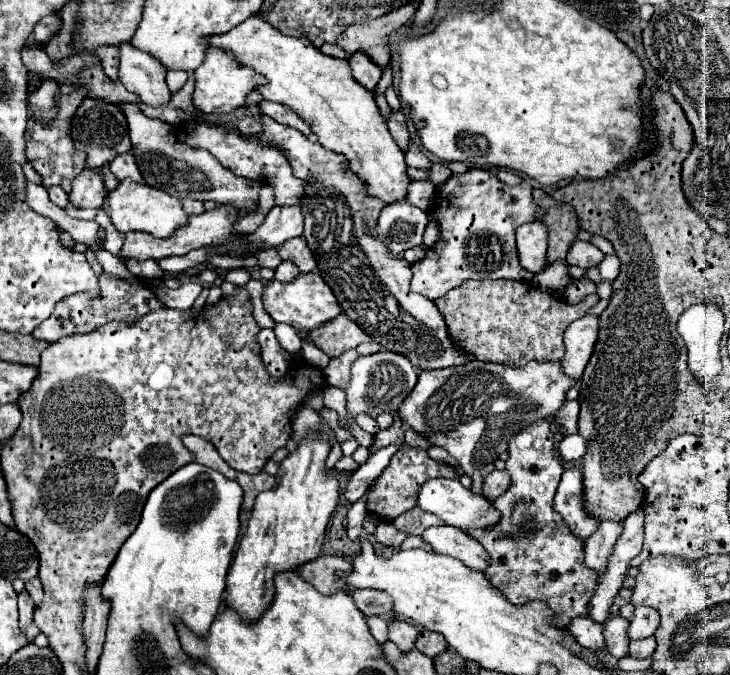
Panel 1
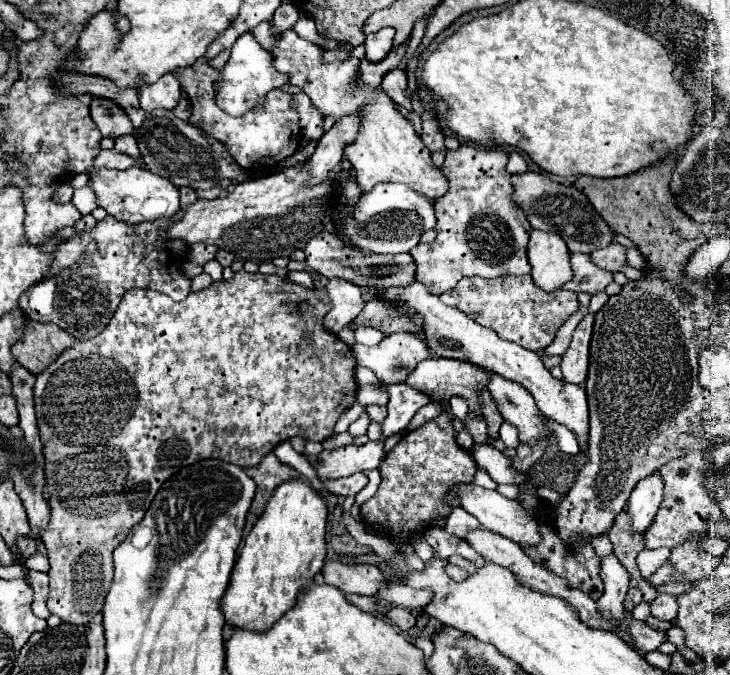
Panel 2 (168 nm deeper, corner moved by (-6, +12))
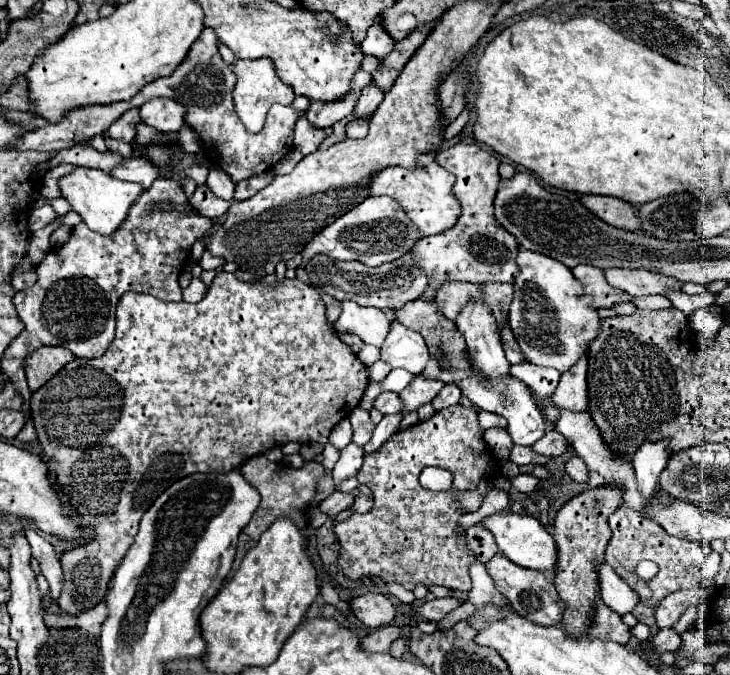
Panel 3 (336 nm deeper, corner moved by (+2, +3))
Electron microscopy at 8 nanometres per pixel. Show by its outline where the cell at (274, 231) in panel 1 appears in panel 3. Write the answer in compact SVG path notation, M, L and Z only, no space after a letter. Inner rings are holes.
M370 83L366 89L362 89L362 95L358 99L358 105L354 109L356 113L356 119L360 119L362 115L370 113L370 111L376 111L376 107L382 103L384 99L384 89L380 89L376 83Z

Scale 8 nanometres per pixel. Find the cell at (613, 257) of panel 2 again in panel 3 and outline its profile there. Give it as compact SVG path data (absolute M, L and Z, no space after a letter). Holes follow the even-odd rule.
M606 269L606 281L630 295L666 295L668 291L680 291L682 283L672 277L660 277L658 273Z

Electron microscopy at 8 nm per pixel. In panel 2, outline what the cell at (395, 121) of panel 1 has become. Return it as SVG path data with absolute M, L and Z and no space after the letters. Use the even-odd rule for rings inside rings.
M394 68L392 72L388 72L388 76L384 76L382 84L384 92L402 108L406 108L408 112L412 112L412 102L408 96L408 80L406 80L406 72Z

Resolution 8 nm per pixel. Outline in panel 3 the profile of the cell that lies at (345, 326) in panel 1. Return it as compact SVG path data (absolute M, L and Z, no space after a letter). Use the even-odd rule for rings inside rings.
M418 299L414 303L404 305L404 309L394 313L394 319L402 325L418 331L428 349L430 355L436 359L442 359L442 353L446 361L442 361L444 369L466 369L470 367L468 359L464 357L466 341L464 335L458 331L456 323L446 319L434 301Z

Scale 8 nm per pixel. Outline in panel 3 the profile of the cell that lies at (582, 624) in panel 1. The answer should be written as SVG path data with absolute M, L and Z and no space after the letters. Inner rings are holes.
M500 553L494 555L494 557L486 563L486 571L488 571L488 575L490 575L492 581L494 581L494 587L496 587L504 597L510 599L512 609L514 609L520 617L524 617L524 619L528 619L528 621L532 621L532 623L536 623L536 625L558 625L558 623L562 621L562 613L564 613L566 605L564 605L564 601L558 597L558 591L556 591L554 583L548 581L548 577L546 577L544 573L518 567L518 565L514 565L512 561L508 561L508 559L506 559L504 555L500 555Z

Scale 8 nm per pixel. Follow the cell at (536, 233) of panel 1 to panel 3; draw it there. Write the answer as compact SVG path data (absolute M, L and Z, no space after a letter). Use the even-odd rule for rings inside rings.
M520 249L516 263L518 277L514 279L514 297L508 319L522 355L528 363L554 367L560 373L566 373L582 359L582 355L588 355L588 347L602 327L602 317L566 265L524 249Z

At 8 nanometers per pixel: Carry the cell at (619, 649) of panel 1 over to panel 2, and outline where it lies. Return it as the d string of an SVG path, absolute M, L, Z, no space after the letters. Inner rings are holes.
M632 620L628 626L628 632L632 638L632 646L642 654L656 650L666 640L666 634L648 628L646 622L640 622L640 620Z

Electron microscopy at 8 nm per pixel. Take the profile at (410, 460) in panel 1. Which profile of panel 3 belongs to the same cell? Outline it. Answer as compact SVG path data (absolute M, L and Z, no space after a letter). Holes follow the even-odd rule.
M452 405L448 409L436 411L430 419L418 421L416 425L408 429L400 429L374 453L364 455L364 463L356 475L360 483L364 483L372 491L374 507L366 515L352 515L350 519L336 523L334 533L340 543L340 555L338 563L342 567L342 573L348 579L362 579L362 577L378 577L384 583L400 583L404 589L414 591L418 585L430 587L430 585L442 585L452 587L460 591L470 591L472 581L468 567L476 561L476 555L466 545L464 531L458 531L460 517L464 515L464 509L458 501L458 497L452 497L450 491L428 491L420 485L418 475L424 467L440 467L452 471L452 489L458 491L472 491L478 487L484 479L496 479L506 477L502 473L500 461L494 457L492 449L482 437L482 427L478 425L478 409L464 407L464 405Z

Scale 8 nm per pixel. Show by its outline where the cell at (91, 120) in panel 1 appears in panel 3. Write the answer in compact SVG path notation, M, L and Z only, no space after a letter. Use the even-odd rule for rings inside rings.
M130 109L126 111L118 121L114 121L106 133L110 133L112 139L122 139L122 141L132 141L136 137L136 125L140 123L140 115L138 109Z

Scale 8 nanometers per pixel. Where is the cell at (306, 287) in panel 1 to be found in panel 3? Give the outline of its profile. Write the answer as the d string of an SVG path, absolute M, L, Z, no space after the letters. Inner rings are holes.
M342 301L342 313L334 323L334 329L354 333L364 339L364 343L382 347L390 331L390 315L376 307L362 307L352 301Z

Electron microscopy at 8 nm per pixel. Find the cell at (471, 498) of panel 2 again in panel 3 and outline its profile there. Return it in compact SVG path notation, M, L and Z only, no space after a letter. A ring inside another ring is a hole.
M496 513L490 515L482 521L482 525L486 529L490 529L496 537L498 549L516 565L526 567L526 569L536 569L542 573L550 573L554 575L556 563L558 563L558 555L556 555L556 541L554 537L546 531L546 527L542 527L534 517L530 515L516 515L516 513Z

